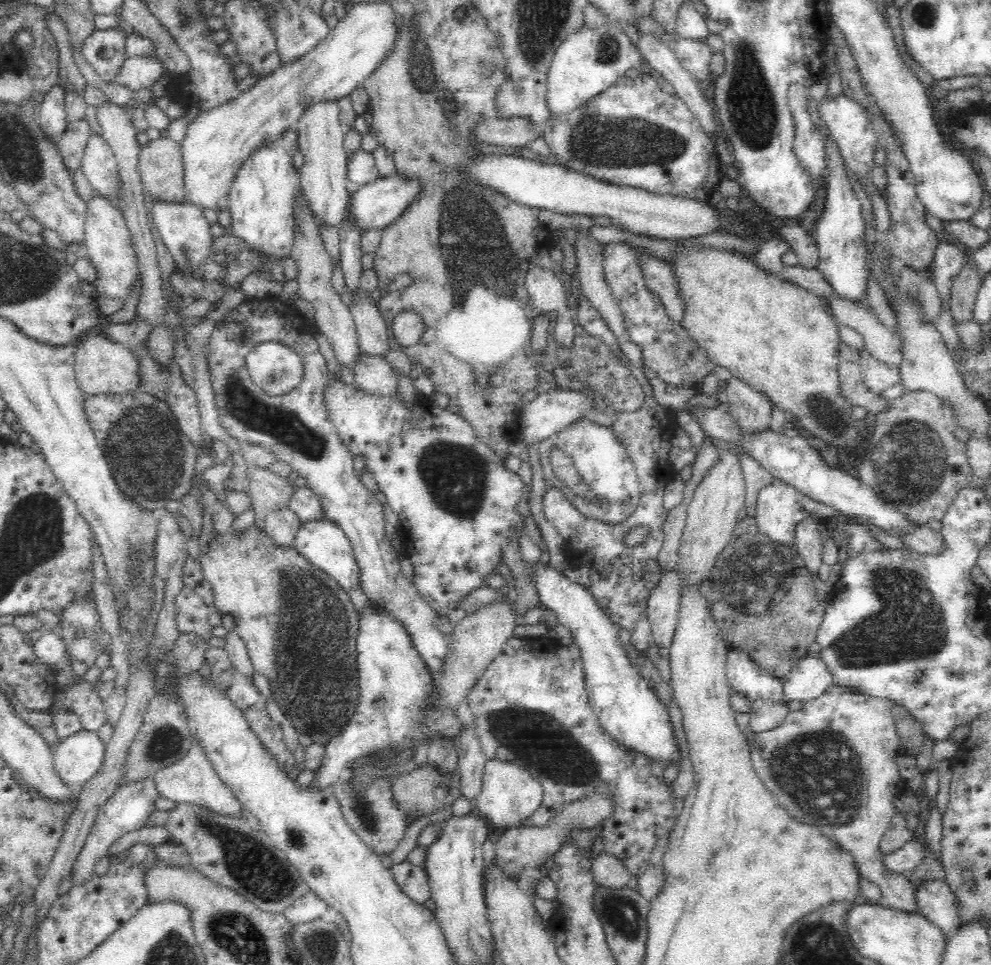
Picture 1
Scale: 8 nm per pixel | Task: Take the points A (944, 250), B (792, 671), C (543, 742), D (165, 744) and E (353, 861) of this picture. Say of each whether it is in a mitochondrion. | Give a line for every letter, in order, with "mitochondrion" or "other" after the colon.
A: other
B: other
C: mitochondrion
D: mitochondrion
E: other

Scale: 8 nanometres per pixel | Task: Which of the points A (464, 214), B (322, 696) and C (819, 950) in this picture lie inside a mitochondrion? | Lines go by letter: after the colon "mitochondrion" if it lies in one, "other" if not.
A: mitochondrion
B: mitochondrion
C: mitochondrion

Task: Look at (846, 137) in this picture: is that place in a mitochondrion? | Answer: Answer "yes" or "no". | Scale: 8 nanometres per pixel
no

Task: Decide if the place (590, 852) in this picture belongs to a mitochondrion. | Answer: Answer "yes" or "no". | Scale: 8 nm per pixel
no

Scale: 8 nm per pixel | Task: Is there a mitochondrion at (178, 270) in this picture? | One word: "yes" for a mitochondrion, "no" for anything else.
no

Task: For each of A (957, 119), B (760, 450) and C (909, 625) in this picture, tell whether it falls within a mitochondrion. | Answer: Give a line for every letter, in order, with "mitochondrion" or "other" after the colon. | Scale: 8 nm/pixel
A: other
B: other
C: mitochondrion

